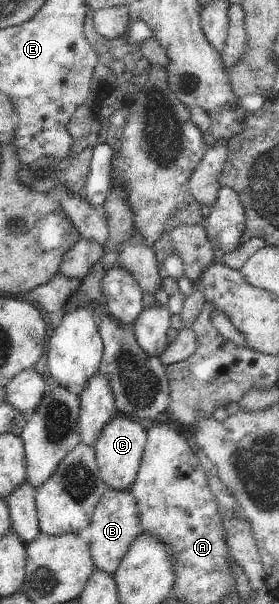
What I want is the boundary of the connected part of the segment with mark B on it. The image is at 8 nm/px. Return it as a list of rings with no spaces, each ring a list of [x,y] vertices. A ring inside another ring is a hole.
[[[106,488],[99,504],[94,510],[91,524],[84,528],[81,535],[89,545],[92,559],[97,571],[113,576],[129,547],[142,533],[141,519],[135,497],[131,491],[116,491]]]

